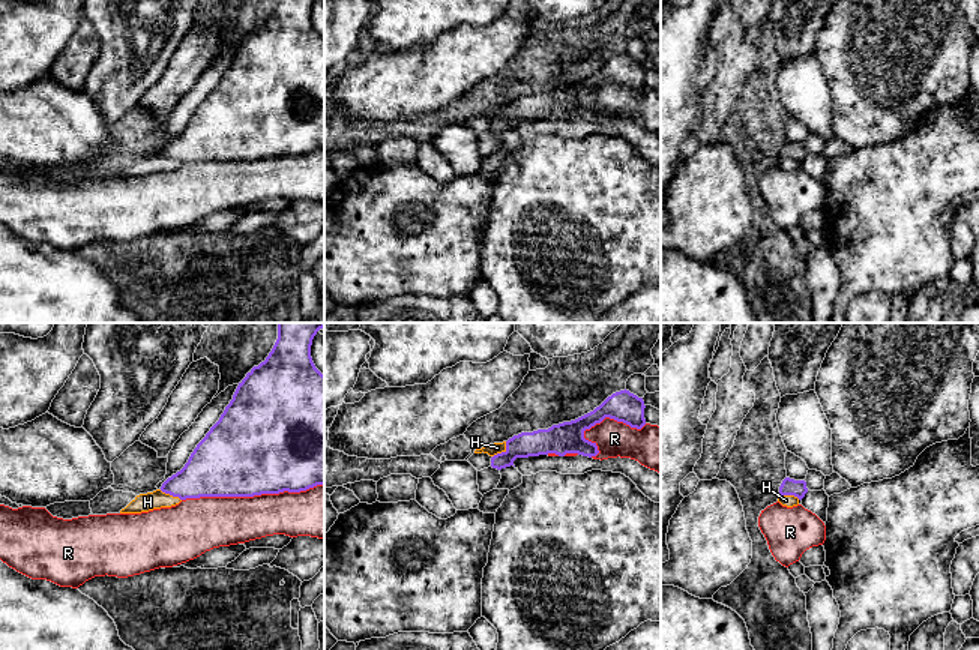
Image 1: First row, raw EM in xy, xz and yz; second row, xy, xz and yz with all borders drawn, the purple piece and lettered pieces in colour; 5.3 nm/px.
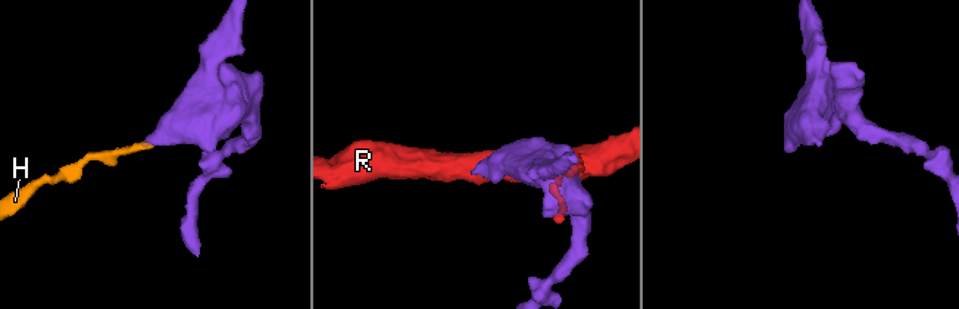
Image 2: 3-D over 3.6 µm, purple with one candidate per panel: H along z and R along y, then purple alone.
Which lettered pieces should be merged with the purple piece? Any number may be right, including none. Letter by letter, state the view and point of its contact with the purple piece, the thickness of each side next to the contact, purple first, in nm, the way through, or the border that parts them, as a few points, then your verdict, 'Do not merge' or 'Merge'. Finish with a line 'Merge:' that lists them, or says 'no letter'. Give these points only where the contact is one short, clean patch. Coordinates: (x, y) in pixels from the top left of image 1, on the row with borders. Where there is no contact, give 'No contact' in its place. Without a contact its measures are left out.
H: Touches purple at xz (502, 452). Thickness 140 nm (purple) against 60 nm. Do not merge
R: Touches purple at xy (253, 496). Thickness 480 nm (purple) against 280 nm. Do not merge
Merge: no letter

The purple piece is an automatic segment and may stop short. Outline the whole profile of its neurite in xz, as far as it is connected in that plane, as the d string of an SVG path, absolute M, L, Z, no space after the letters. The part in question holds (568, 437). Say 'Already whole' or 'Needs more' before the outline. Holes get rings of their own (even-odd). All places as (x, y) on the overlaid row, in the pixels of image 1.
Already whole. M620 390L608 396L593 411L548 429L538 429L533 432L521 432L506 441L506 450L491 458L491 467L502 470L514 465L517 458L529 458L556 453L565 456L566 453L578 453L583 456L596 456L599 453L596 443L584 438L584 431L605 417L623 422L631 428L641 429L646 425L644 401L629 390Z

